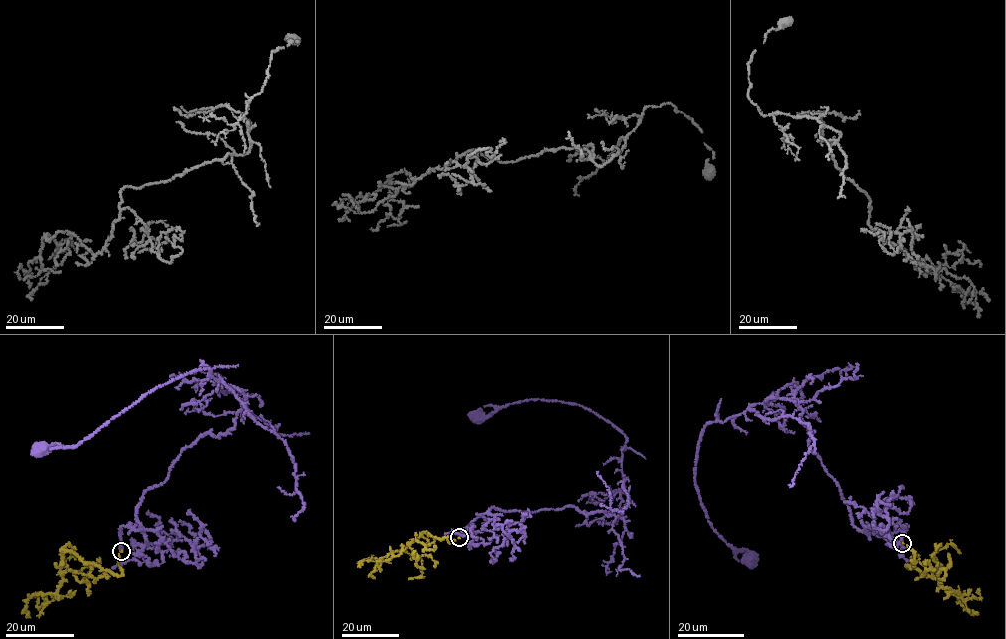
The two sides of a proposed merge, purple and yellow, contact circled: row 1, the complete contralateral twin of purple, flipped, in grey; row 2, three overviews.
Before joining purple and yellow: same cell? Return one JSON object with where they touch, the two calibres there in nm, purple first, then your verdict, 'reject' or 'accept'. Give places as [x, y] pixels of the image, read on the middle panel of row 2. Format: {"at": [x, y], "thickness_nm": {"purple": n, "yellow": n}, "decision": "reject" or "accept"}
{"at": [459, 537], "thickness_nm": {"purple": 280, "yellow": 280}, "decision": "accept"}

